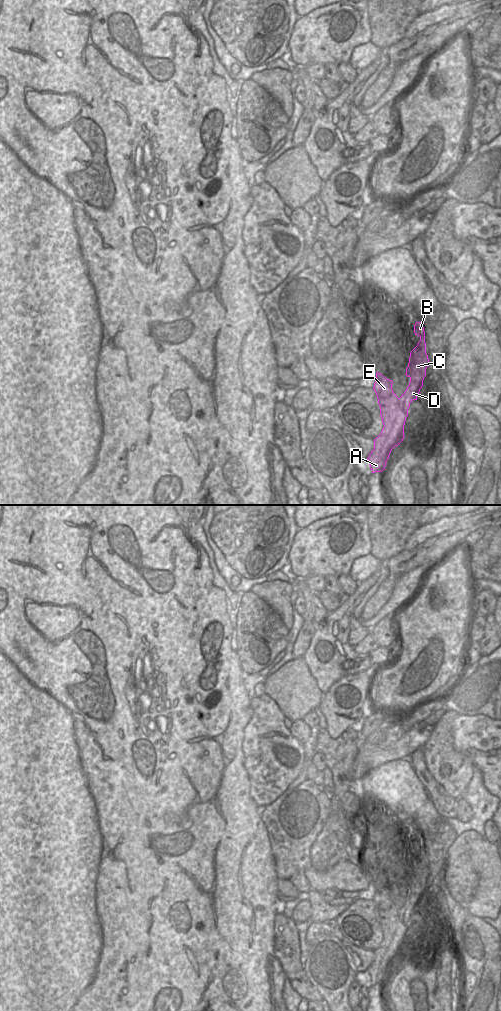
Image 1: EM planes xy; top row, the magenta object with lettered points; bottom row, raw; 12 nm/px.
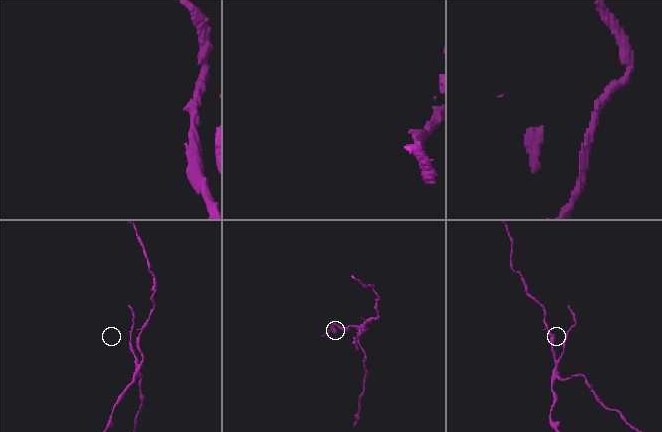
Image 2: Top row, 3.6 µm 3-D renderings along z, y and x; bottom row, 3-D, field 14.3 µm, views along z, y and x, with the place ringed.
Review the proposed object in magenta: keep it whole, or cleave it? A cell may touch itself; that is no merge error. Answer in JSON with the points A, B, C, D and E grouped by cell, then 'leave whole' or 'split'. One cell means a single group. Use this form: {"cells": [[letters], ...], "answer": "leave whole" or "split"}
{"cells": [["A", "E"], ["B", "C", "D"]], "answer": "split"}

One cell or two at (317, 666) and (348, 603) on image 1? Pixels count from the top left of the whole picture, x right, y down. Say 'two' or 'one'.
one

